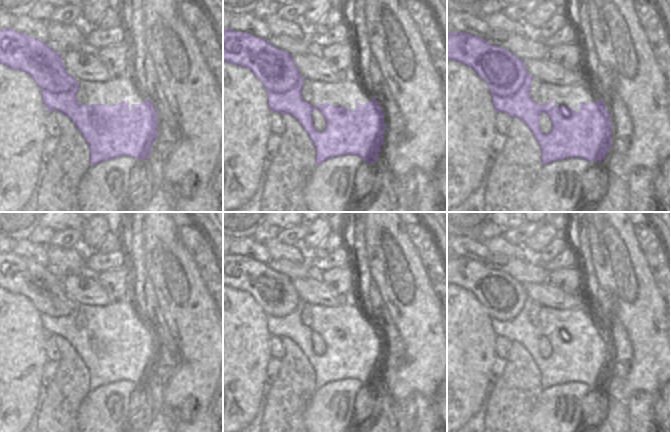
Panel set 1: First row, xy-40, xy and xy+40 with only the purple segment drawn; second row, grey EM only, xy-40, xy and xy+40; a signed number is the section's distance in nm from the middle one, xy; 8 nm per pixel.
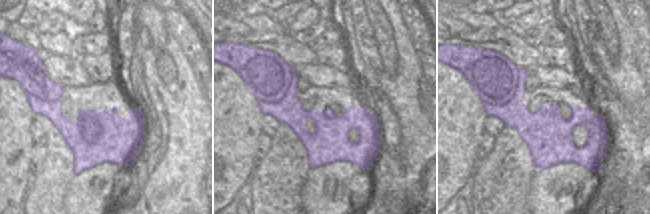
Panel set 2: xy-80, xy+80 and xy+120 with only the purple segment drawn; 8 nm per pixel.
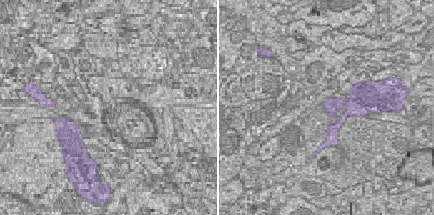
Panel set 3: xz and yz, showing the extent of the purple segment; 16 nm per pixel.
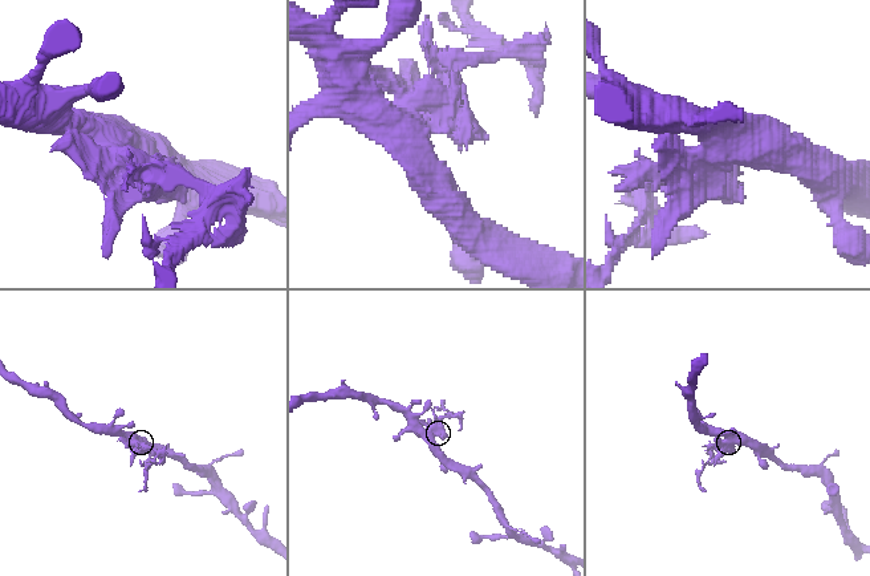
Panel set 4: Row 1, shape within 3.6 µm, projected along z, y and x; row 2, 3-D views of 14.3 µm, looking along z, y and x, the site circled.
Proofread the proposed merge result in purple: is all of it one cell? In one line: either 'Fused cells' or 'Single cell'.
Fused cells.

